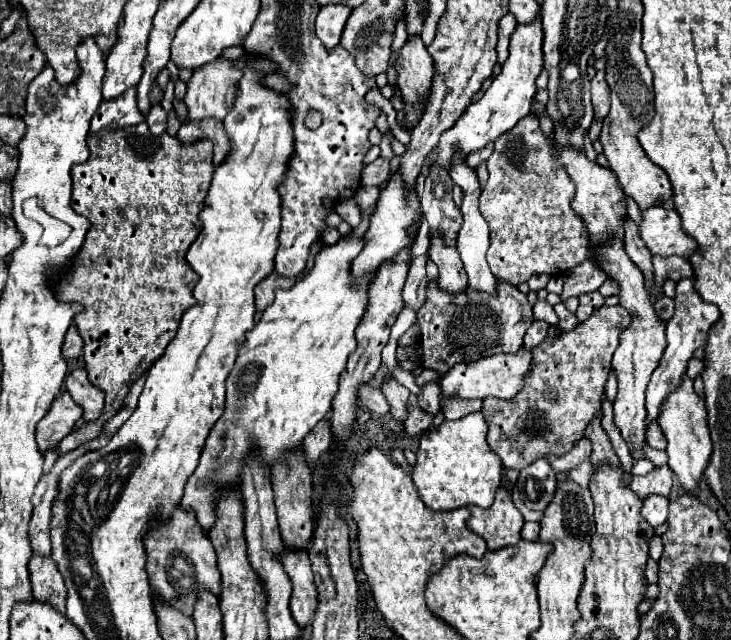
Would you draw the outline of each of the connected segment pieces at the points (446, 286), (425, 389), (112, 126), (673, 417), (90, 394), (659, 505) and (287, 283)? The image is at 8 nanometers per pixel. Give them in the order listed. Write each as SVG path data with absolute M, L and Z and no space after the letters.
M439 240L429 250L429 258L439 268L437 288L441 288L443 292L449 292L453 296L463 294L467 290L465 268L463 268L461 258L459 258L459 252L455 248L445 248L445 244L441 244L441 240Z
M427 382L421 386L421 396L419 396L419 406L429 412L429 414L437 414L439 412L439 394L441 394L441 388L437 382Z
M135 88L125 92L121 100L103 100L101 108L97 110L97 116L91 120L91 132L101 132L101 130L121 130L135 126L143 122L145 116L137 112L137 96Z
M685 376L683 384L679 386L677 392L669 394L669 400L665 400L665 408L661 410L659 416L659 426L667 438L667 456L669 456L669 468L679 480L679 486L685 492L693 492L699 486L699 480L709 466L711 460L711 438L709 438L709 428L705 420L705 402L695 394L693 382L689 376Z
M77 368L73 370L67 380L65 380L65 388L71 394L71 398L83 408L83 418L89 420L97 420L103 412L103 392L99 388L95 388L89 378L85 368Z
M647 496L643 500L643 516L645 520L649 520L649 524L661 526L667 520L669 514L669 500L665 496Z
M269 274L269 276L267 276L261 284L257 284L257 288L255 288L255 306L257 306L257 312L263 312L263 310L273 302L273 296L275 296L275 290L277 290L277 288L289 290L293 284L295 284L295 278L281 278L281 276Z

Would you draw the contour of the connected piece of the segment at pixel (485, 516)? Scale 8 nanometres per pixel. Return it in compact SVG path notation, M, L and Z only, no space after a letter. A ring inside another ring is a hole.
M501 486L497 490L495 502L489 508L485 510L469 508L469 510L471 518L467 520L467 526L487 542L489 550L513 546L521 540L521 530L525 520L523 514L515 508L507 488Z

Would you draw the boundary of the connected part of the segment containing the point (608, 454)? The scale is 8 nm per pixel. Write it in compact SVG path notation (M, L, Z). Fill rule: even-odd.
M593 420L593 424L589 424L589 428L585 430L585 436L593 444L593 454L591 454L591 466L593 466L593 470L597 468L597 464L603 464L603 462L611 464L613 468L621 468L621 462L619 462L613 446L611 446L603 426L601 426L601 420Z

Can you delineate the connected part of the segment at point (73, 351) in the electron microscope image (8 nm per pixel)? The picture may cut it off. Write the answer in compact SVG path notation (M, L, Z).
M71 326L71 328L67 330L67 336L65 336L63 356L69 360L69 358L79 358L81 354L83 354L83 338L79 336L77 326Z

